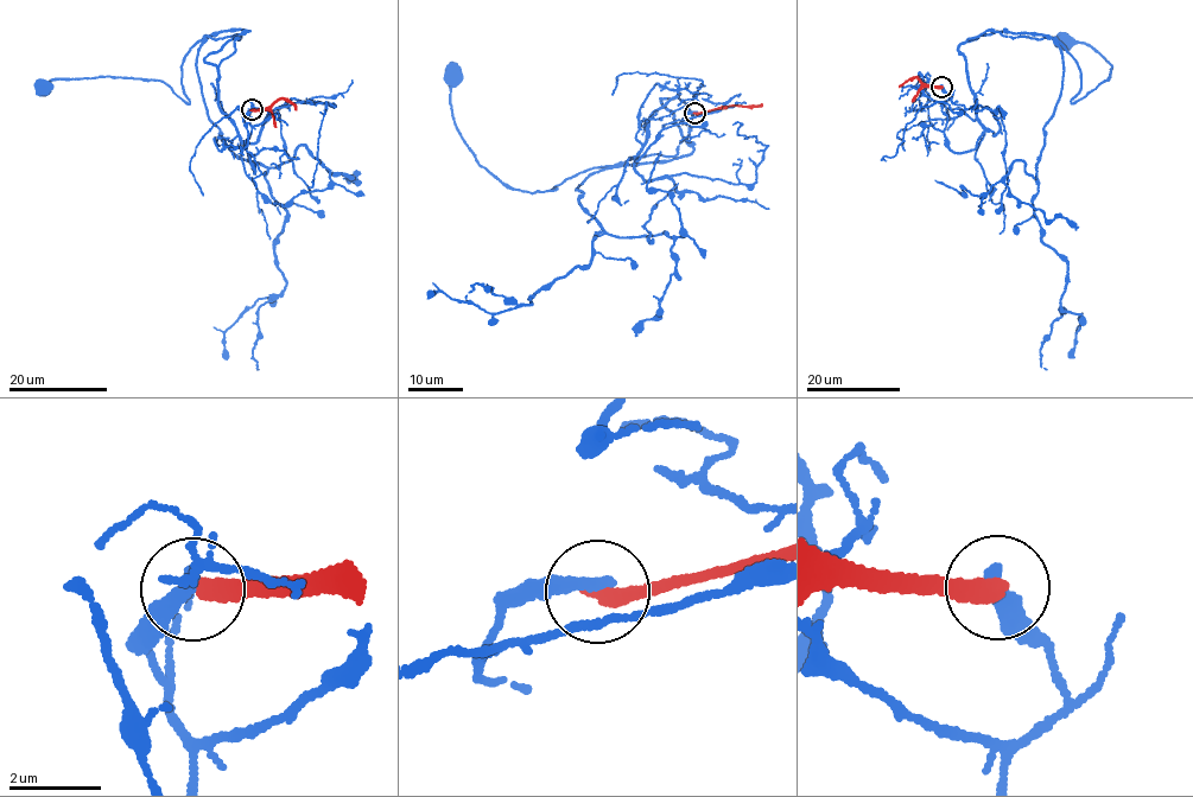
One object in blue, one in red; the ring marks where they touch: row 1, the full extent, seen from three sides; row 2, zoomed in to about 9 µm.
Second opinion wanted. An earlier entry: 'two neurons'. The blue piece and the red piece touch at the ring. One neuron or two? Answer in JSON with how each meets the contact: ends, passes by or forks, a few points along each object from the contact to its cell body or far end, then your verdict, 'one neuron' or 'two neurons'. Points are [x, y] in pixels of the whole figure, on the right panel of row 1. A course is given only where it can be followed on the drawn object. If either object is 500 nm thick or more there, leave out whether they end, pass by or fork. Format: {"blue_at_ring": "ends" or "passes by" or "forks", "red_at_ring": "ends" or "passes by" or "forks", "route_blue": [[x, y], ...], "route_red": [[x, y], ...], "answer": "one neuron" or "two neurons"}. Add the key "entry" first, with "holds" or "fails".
{"entry": "holds", "blue_at_ring": "ends", "red_at_ring": "ends", "route_blue": [[941, 87], [946, 144], [970, 151], [958, 46], [1054, 37], [1073, 103], [1112, 67], [1063, 42]], "route_red": [[941, 87], [925, 85], [914, 77], [899, 87]], "answer": "two neurons"}

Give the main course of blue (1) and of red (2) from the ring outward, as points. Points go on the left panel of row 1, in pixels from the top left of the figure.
1: (252, 109), (253, 173), (204, 58), (248, 30), (214, 32), (190, 49), (189, 103), (146, 78), (43, 88)
2: (252, 109), (268, 109), (283, 99), (290, 100), (297, 109)

